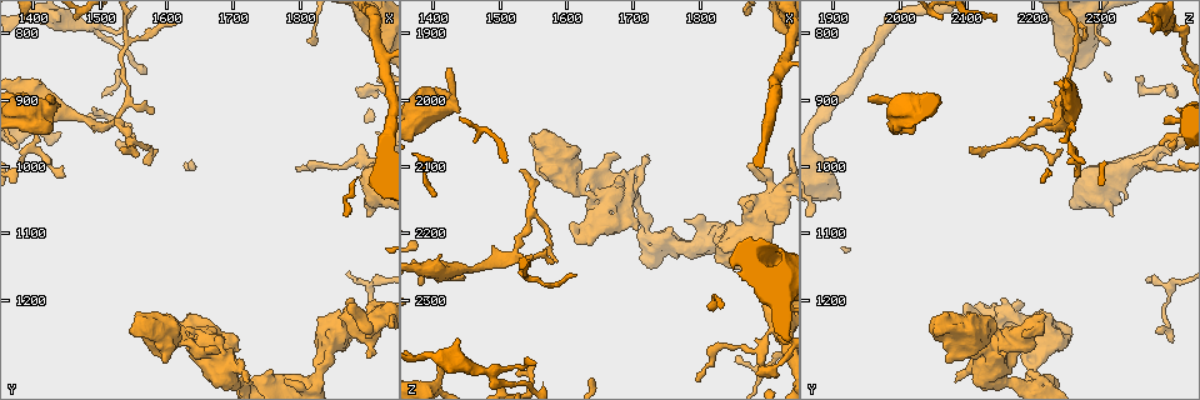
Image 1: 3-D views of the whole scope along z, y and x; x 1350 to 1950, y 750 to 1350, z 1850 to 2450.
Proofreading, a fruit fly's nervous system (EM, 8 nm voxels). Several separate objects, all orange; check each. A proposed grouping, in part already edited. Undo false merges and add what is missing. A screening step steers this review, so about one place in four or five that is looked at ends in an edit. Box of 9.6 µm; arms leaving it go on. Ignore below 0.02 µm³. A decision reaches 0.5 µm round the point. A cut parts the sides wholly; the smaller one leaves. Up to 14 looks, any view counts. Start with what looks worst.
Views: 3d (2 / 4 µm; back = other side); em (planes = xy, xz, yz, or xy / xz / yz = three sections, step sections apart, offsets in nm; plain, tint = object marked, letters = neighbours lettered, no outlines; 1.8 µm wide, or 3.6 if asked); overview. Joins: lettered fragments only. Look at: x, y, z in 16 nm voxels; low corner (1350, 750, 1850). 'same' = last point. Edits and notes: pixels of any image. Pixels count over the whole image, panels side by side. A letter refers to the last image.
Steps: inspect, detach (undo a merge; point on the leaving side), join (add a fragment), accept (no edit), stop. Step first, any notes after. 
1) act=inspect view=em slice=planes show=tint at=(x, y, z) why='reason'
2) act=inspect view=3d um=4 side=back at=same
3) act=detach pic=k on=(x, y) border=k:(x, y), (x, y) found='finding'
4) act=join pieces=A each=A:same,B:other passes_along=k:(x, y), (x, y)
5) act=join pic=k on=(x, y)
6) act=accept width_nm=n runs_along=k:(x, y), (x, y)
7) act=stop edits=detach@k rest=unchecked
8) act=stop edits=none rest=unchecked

act=inspect view=3d um=2 at=(1780, 1320, 2215) why='closes a loop'

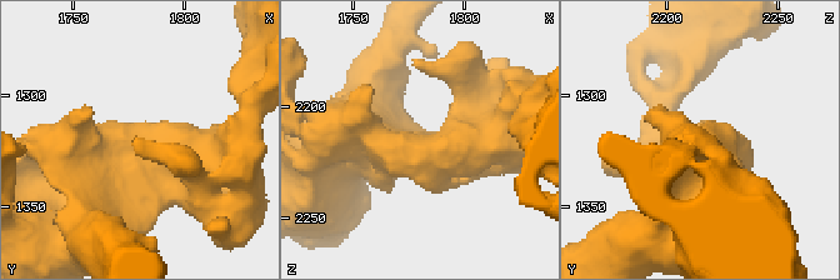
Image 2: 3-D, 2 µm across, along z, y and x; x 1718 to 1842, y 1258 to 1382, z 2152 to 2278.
act=inspect view=em slice=planes show=letters at=same

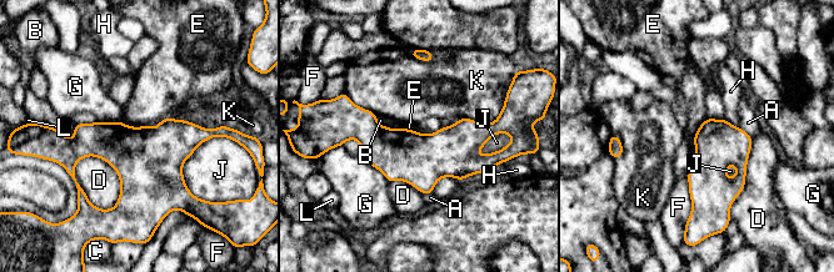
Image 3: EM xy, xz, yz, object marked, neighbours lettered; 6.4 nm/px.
act=accept each=A:other,B:other,C:other,D:other,E:other,F:other,G:other,H:other,J:other,K:other,L:other border=3:(120, 120), (133, 126), (149, 125) found='continuous, no second cell'

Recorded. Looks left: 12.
act=inspect view=em slice=planes show=letters at=(1910, 1230, 2150) why='sudden change in width'

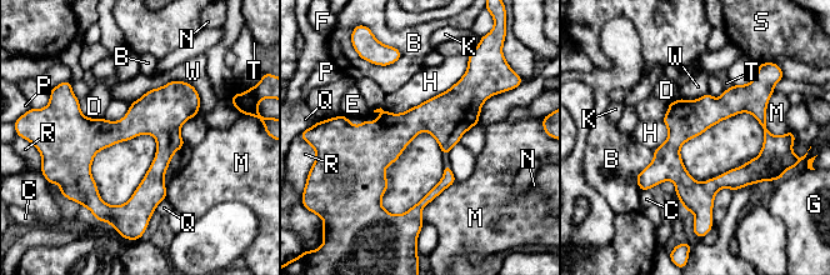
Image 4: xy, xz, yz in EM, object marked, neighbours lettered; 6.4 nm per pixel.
act=accept each=B:other,C:other,D:other,E:other,F:other,G:other,H:other,K:other,M:other,N:other,P:other,Q:other,R:other,S:other,T:other,W:other border=4:(468, 64), (445, 90), (388, 111) found='one cell here'

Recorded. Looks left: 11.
act=inspect view=em slice=planes show=letters at=(1655, 1280, 2145)

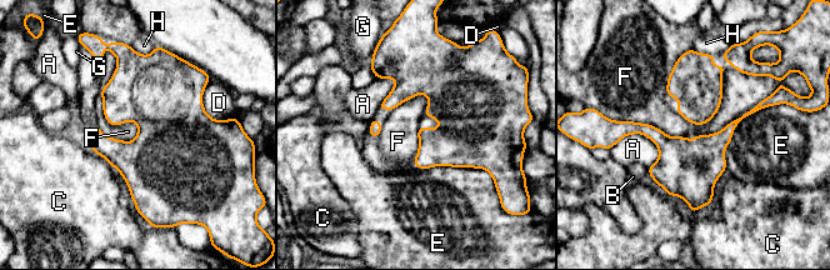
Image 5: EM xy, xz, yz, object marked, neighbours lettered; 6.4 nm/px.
act=accept longest_contact=E:480nm each=A:other,B:other,C:other,D:other,E:other,F:other,G:other,H:other border=5:(100, 93), (131, 141) found='one cell here'

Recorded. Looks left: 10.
act=inspect view=em slice=yz step=16 show=letters at=(1405, 930, 2400) why='thick end'

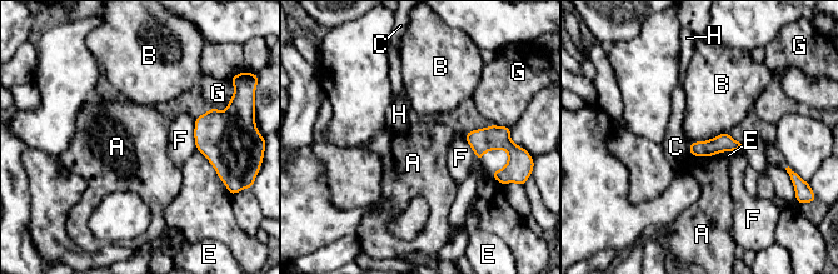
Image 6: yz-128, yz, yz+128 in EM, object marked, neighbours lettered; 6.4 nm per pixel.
act=accept each=A:other,B:other,C:other,E:other,F:other,G:other,H:other found='none of them fits'

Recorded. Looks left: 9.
act=inspect view=em um=3.6 slice=planes show=plain at=(1915, 1050, 2300) why='sharp bend'

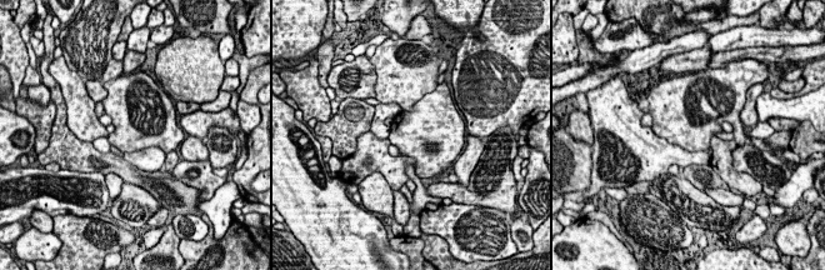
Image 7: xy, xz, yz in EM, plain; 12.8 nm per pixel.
act=inspect view=em um=3.6 slice=planes show=tint at=same

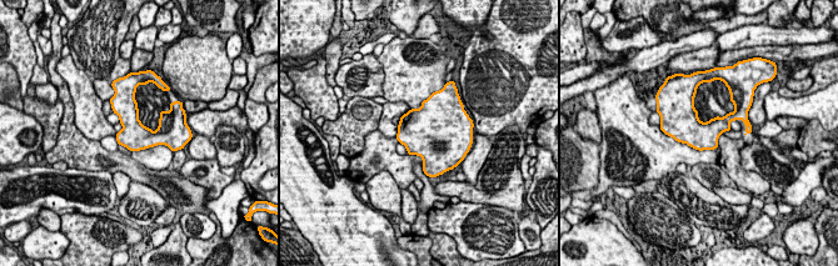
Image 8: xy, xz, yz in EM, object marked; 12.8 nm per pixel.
act=inspect view=em um=3.6 slice=planes show=letters at=same why='what lies round it'

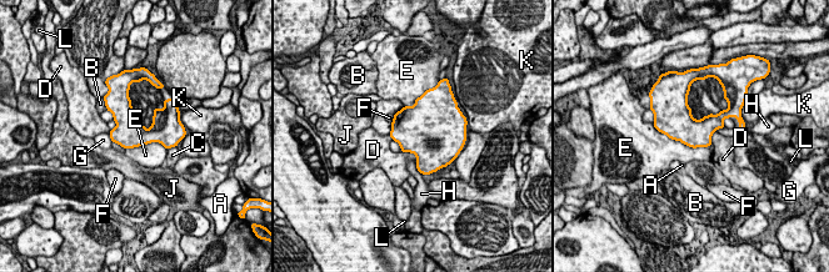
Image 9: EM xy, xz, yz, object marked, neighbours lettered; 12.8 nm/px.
act=accept longest_contact=E:850nm each=A:other,B:other,C:other,D:other,E:other,F:other,G:other,H:other,J:other,K:other,L:other border=9:(652, 122), (689, 146), (712, 144) found='one cell here'

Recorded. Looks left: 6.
act=inspect view=3d um=4 side=back at=(1430, 950, 1995) why='stops while still wide'

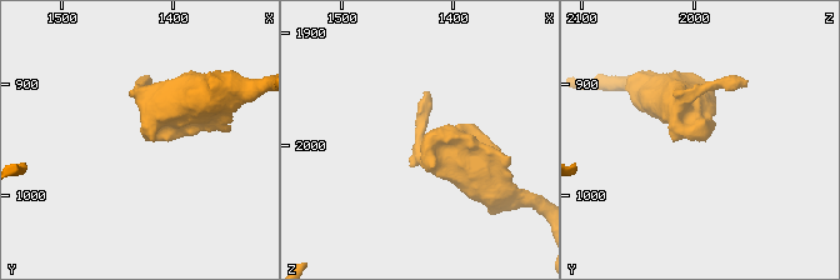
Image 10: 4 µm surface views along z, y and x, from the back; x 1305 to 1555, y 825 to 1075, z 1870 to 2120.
act=inspect view=em slice=planes show=letters at=(1428, 946, 1996)

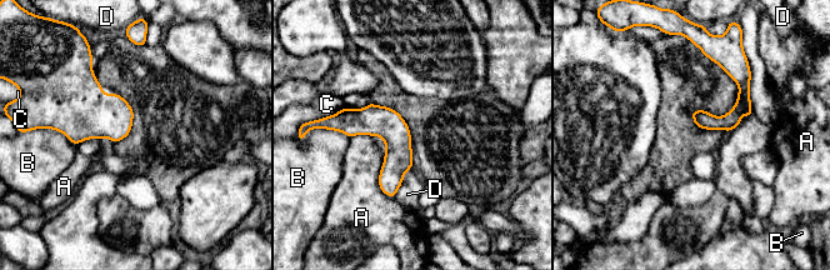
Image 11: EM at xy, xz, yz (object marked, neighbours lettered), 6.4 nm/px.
act=accept each=A:other,B:other,C:other,D:other found='no lettered fragment goes on from it'

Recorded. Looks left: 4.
act=stop edits=none rest=unchecked

